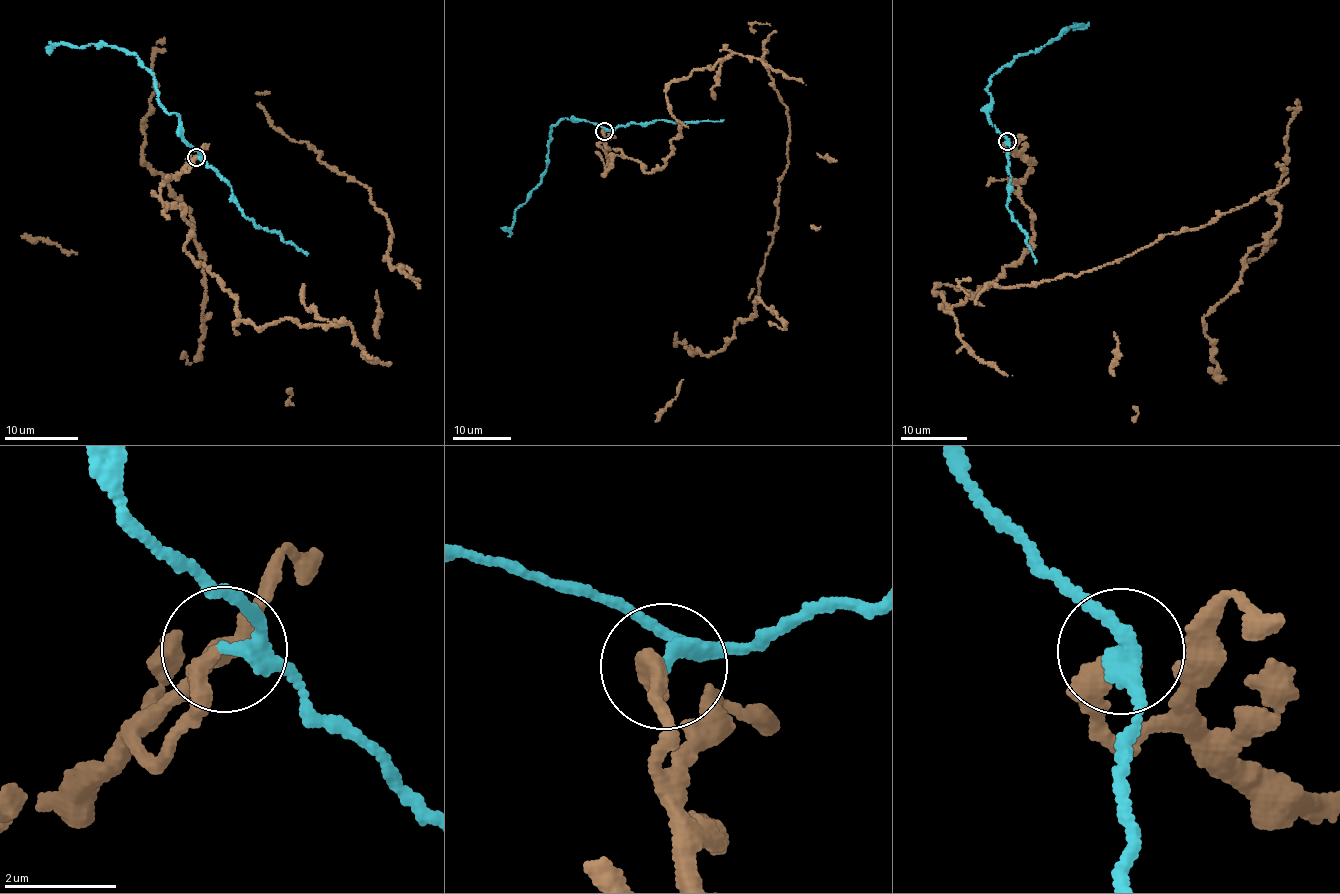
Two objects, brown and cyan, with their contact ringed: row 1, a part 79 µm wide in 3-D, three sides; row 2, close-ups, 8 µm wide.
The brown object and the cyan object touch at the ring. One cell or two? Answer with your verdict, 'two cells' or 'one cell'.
two cells

